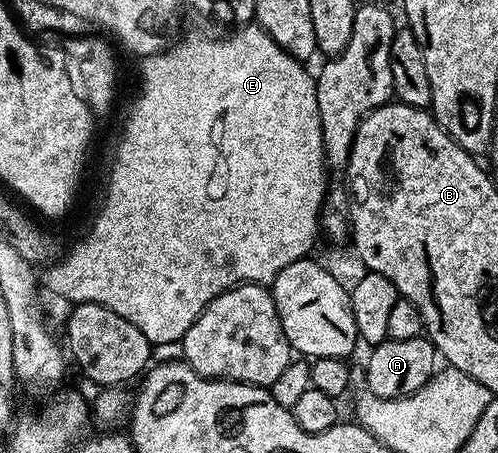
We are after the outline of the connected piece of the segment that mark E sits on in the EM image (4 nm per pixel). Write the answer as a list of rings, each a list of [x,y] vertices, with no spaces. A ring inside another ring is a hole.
[[[250,22],[244,26],[238,27],[230,36],[221,36],[216,40],[213,36],[185,36],[169,45],[165,51],[155,54],[154,56],[144,57],[140,61],[141,64],[141,89],[137,92],[137,97],[133,100],[133,105],[129,108],[129,113],[125,116],[125,125],[121,128],[121,141],[117,144],[117,153],[113,156],[113,165],[109,168],[109,181],[105,184],[105,201],[101,204],[101,209],[97,212],[97,217],[93,220],[93,225],[89,228],[89,233],[82,240],[77,240],[73,244],[73,249],[66,251],[60,258],[52,261],[44,269],[43,284],[50,288],[57,296],[62,296],[65,300],[70,300],[70,305],[79,304],[98,304],[107,310],[111,310],[115,314],[119,314],[119,318],[127,318],[127,322],[131,322],[131,326],[135,326],[146,338],[150,345],[157,344],[173,344],[176,345],[187,334],[187,330],[191,330],[191,326],[195,322],[195,318],[199,313],[215,297],[223,294],[227,290],[231,290],[237,284],[263,284],[272,285],[273,279],[279,274],[279,270],[283,270],[283,266],[291,266],[291,262],[296,260],[304,260],[310,255],[309,252],[316,242],[317,236],[319,240],[319,221],[321,219],[321,210],[327,195],[327,183],[325,184],[325,172],[327,173],[327,165],[325,162],[325,151],[323,150],[323,134],[321,133],[321,123],[319,122],[319,102],[317,101],[317,82],[314,73],[308,72],[306,65],[302,61],[296,60],[291,54],[287,54],[279,46],[279,42],[275,42],[275,38],[271,38],[271,34],[267,34],[261,29],[260,24]]]

